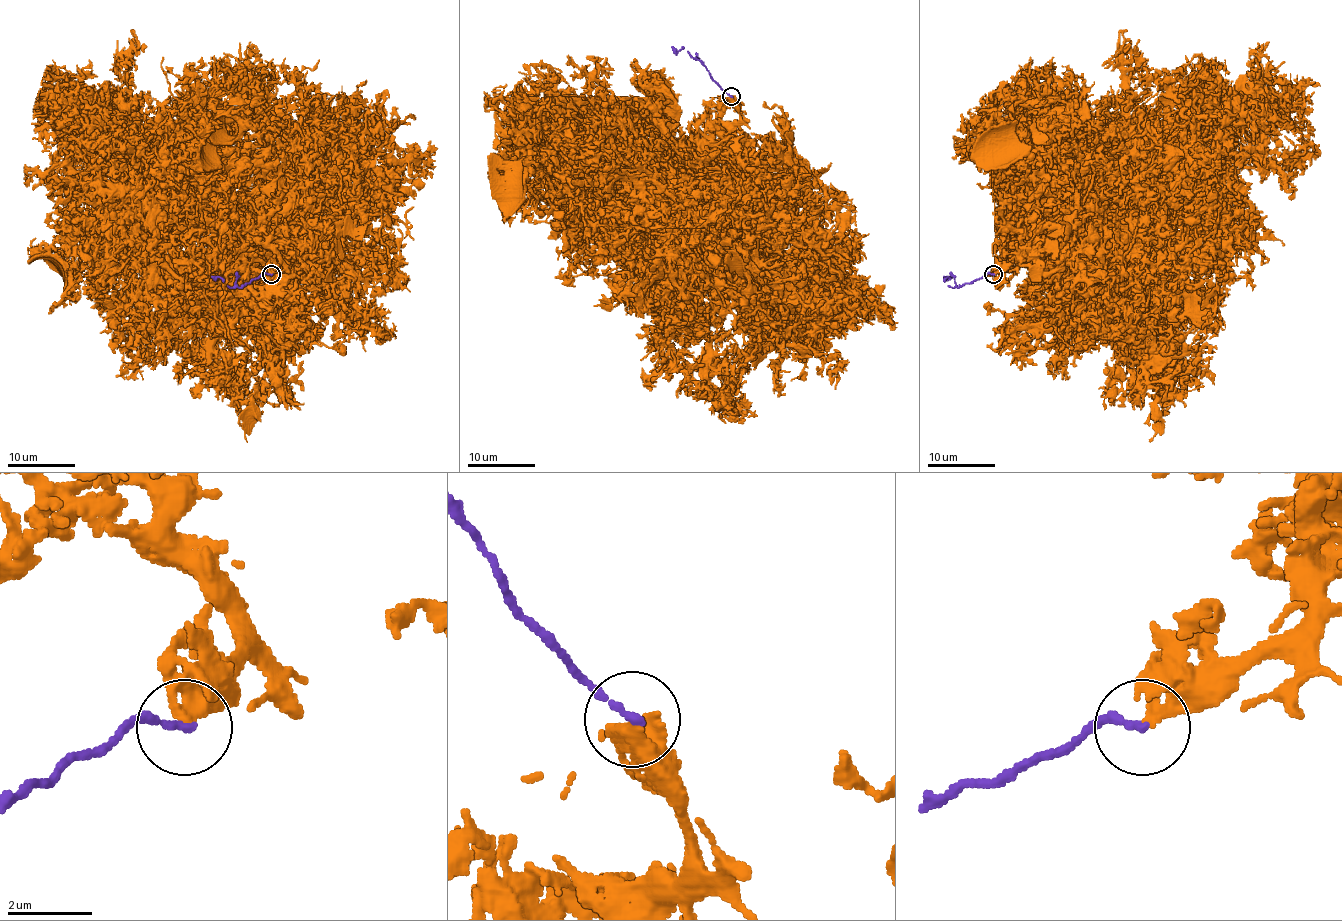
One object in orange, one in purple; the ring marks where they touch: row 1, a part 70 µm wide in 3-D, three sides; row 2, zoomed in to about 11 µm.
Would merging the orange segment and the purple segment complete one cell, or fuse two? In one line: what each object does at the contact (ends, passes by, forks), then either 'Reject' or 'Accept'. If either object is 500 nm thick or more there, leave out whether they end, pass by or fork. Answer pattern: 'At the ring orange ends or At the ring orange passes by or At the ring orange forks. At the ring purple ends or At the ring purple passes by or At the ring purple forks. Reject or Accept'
At the ring orange ends. At the ring purple ends. Reject

